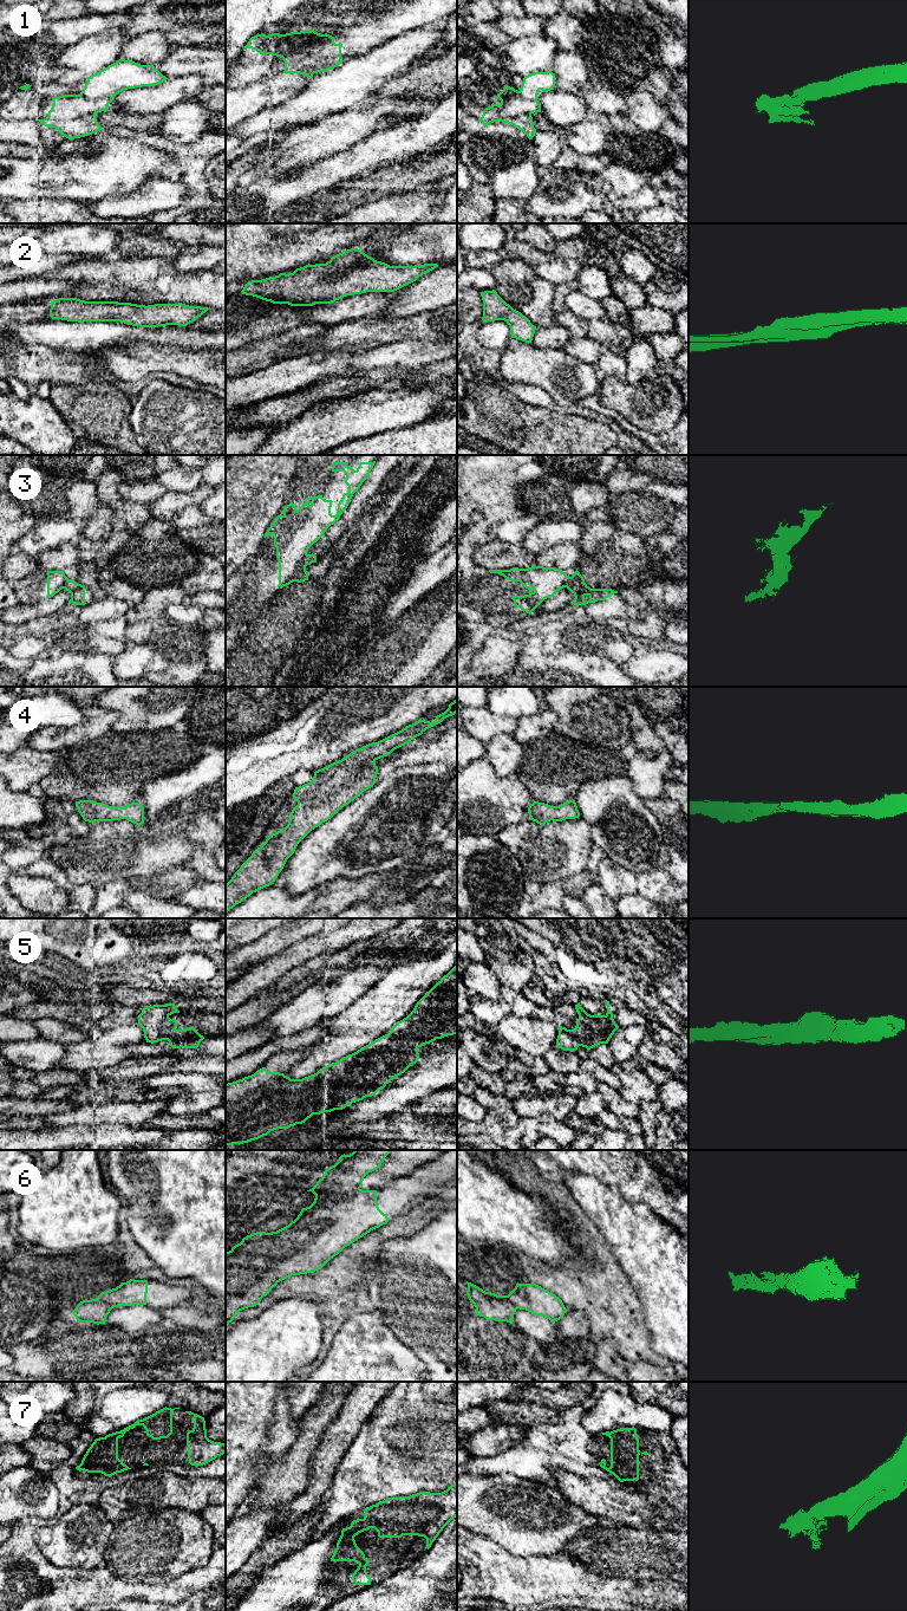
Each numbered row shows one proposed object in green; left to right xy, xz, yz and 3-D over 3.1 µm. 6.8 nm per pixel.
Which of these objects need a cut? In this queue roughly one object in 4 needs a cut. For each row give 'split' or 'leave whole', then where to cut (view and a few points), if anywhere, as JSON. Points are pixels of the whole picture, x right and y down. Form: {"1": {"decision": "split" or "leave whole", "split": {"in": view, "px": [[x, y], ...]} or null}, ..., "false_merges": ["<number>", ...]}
{"1": {"decision": "split", "split": {"in": "xy", "px": [[80, 93], [89, 98], [111, 99]]}}, "2": {"decision": "leave whole", "split": null}, "3": {"decision": "split", "split": {"in": "xz", "px": [[307, 554], [284, 585]]}}, "4": {"decision": "leave whole", "split": null}, "5": {"decision": "leave whole", "split": null}, "6": {"decision": "split", "split": {"in": "xz", "px": [[360, 1189], [331, 1206], [300, 1214]]}}, "7": {"decision": "leave whole", "split": null}, "false_merges": ["1", "3", "6"]}

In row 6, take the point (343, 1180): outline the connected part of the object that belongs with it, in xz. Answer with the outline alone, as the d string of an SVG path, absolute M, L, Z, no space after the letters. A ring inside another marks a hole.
M354 1150L350 1155L341 1155L334 1165L325 1170L317 1184L307 1190L312 1191L315 1198L309 1207L302 1208L300 1214L332 1207L355 1195L364 1177L380 1168L390 1152L391 1150Z

